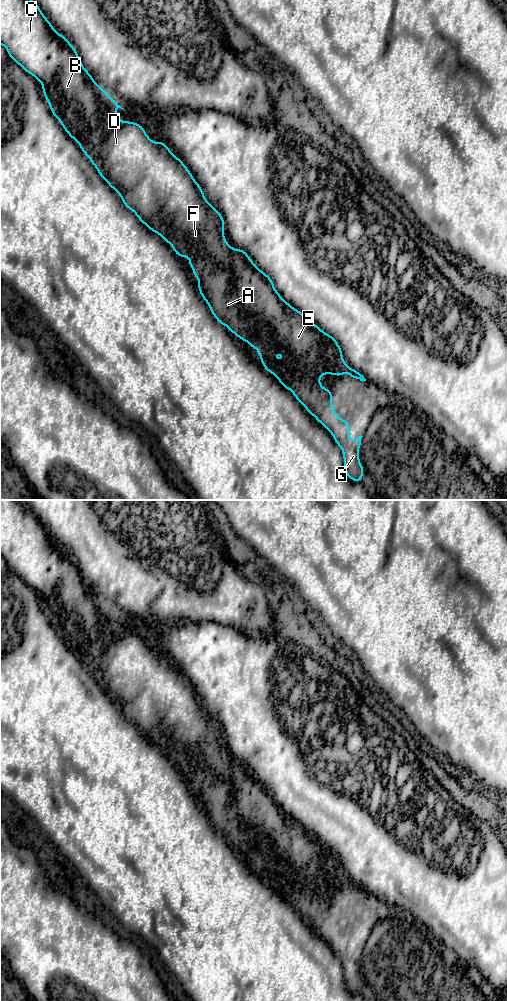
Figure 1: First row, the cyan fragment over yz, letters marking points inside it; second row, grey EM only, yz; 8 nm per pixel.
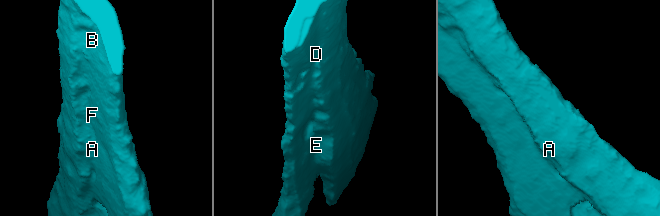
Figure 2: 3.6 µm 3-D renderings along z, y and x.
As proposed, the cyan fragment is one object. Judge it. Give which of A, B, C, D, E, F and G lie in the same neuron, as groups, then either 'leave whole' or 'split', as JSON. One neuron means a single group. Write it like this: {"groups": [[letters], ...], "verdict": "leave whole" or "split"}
{"groups": [["A", "B", "C", "G"], ["D", "E", "F"]], "verdict": "split"}

